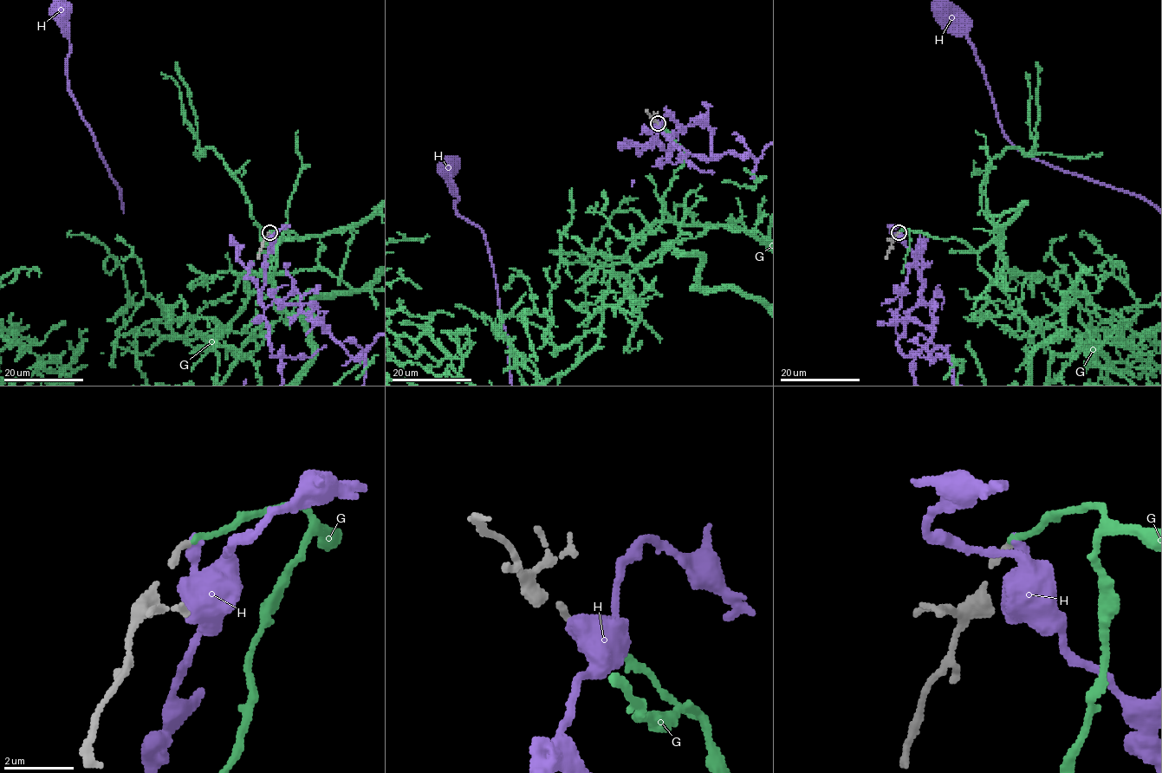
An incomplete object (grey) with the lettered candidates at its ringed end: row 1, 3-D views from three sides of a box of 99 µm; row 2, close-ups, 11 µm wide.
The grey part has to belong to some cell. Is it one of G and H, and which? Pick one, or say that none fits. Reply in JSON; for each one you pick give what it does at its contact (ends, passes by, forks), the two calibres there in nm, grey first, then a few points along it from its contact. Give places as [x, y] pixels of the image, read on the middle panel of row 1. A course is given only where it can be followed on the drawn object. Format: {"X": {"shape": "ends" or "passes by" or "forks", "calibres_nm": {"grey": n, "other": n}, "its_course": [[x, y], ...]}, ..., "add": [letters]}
{"G": {"shape": "ends", "calibres_nm": {"grey": 200, "other": 150}}, "add": ["G"]}

